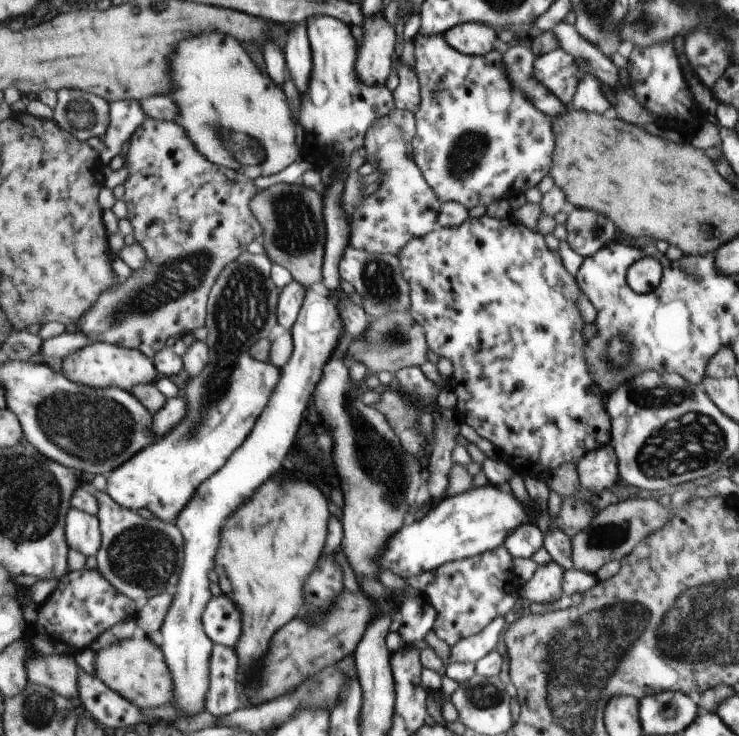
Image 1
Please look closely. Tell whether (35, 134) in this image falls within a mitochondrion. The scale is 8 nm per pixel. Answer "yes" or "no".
no

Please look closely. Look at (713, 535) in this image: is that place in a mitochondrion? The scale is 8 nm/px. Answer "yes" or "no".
no

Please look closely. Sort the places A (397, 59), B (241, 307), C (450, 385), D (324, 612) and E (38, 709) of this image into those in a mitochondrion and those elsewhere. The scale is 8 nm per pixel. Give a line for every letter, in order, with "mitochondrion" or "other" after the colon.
A: other
B: mitochondrion
C: other
D: other
E: mitochondrion

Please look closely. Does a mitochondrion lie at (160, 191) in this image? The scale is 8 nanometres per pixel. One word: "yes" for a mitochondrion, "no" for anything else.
no

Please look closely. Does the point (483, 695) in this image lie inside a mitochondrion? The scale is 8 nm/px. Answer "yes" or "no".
yes

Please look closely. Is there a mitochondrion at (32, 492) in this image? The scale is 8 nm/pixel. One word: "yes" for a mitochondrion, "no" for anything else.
yes

